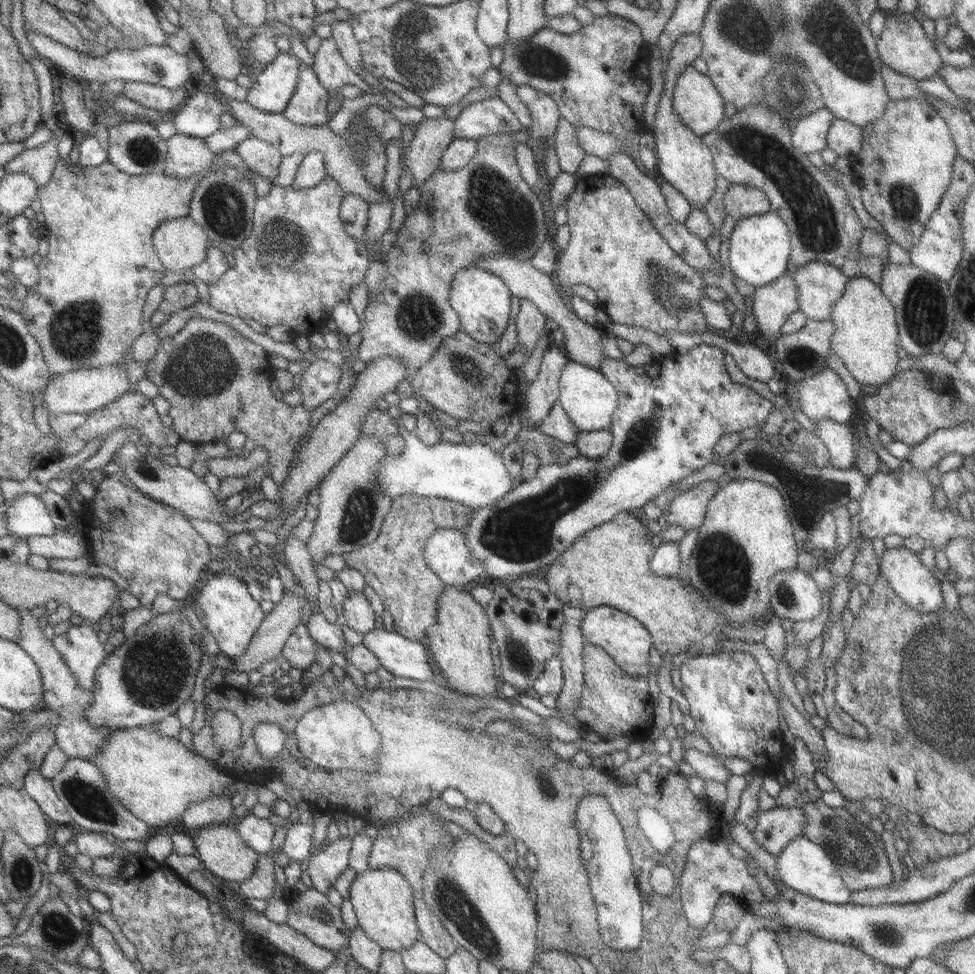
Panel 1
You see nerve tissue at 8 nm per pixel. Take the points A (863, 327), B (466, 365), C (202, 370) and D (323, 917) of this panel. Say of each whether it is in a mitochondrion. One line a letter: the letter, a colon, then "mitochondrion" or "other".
A: other
B: mitochondrion
C: mitochondrion
D: mitochondrion

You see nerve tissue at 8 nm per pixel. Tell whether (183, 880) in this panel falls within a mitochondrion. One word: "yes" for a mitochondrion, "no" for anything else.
no

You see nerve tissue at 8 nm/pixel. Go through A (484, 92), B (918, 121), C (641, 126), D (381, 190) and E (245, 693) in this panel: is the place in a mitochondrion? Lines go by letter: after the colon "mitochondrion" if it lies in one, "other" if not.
A: other
B: other
C: other
D: other
E: other

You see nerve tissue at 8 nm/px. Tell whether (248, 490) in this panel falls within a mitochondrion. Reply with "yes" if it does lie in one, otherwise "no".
no

